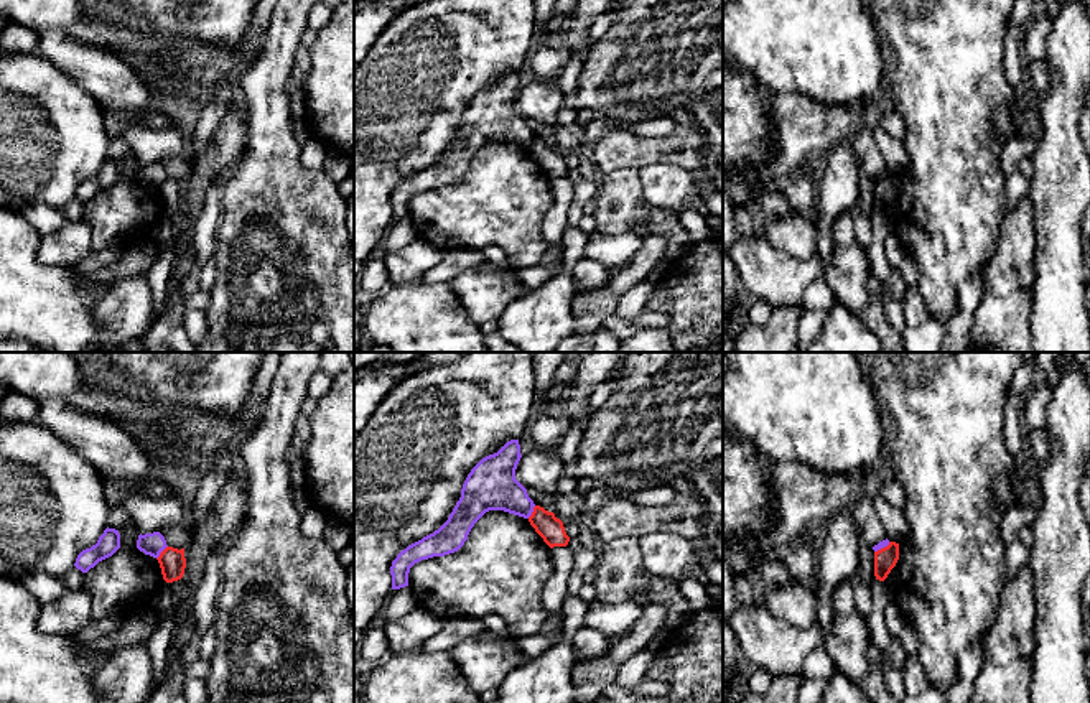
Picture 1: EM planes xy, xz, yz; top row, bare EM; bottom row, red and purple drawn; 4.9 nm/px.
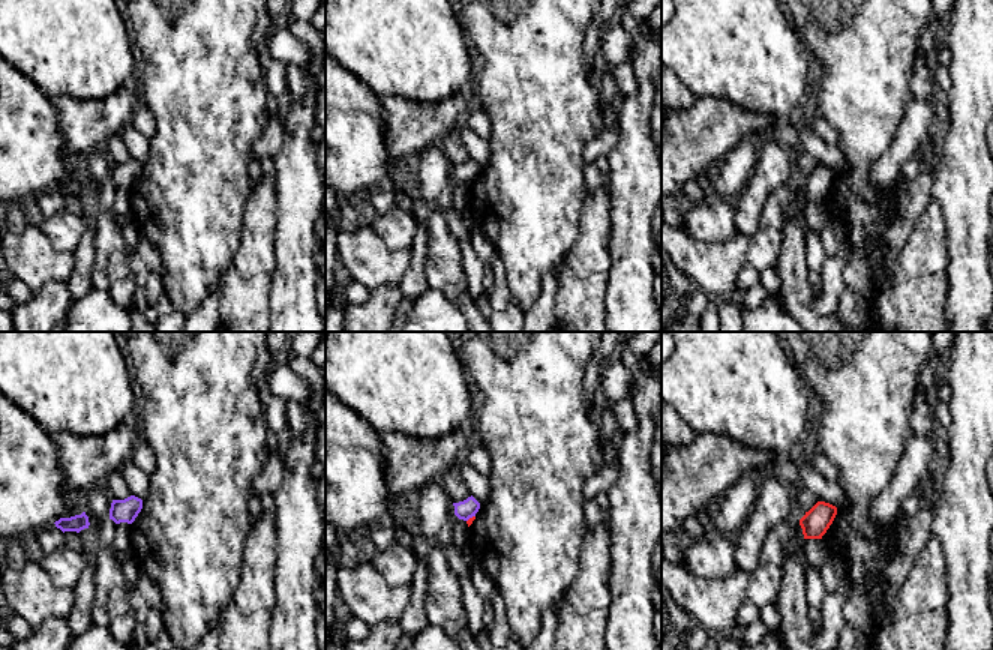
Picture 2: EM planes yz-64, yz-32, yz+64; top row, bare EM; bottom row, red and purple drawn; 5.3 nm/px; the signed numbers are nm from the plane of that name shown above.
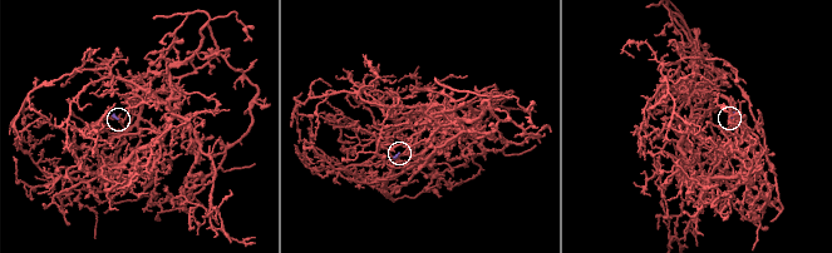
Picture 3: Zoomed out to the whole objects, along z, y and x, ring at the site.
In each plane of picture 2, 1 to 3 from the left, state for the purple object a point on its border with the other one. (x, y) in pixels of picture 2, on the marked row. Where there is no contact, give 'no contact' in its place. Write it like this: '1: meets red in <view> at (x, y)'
1: no contact
2: meets red in yz-32 at (470, 518)
3: no contact

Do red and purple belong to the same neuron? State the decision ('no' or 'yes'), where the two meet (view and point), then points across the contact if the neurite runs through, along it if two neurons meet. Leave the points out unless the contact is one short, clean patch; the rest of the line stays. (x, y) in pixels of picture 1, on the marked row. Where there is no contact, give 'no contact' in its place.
no; contact xy (162, 552); border xy (167, 545), (157, 558)

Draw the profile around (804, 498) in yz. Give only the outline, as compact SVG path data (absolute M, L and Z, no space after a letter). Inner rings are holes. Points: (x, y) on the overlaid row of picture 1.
M774 461L769 486L774 496L776 528L762 538L762 547L785 552L804 532L848 512L864 494L864 481L871 471L878 468L841 476L812 469L799 461Z

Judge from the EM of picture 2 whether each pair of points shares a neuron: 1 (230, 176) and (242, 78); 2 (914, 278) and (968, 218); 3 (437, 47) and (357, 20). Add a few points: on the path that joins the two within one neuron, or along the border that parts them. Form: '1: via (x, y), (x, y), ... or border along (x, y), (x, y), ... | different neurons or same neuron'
1: via (230, 152), (230, 102) | same neuron
2: border along (939, 207), (944, 216), (948, 276) | different neurons
3: via (417, 47), (404, 39), (384, 20), (377, 20) | same neuron

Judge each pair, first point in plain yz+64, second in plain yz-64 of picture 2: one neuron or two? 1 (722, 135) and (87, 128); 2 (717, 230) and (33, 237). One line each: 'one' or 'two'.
1: one
2: two

